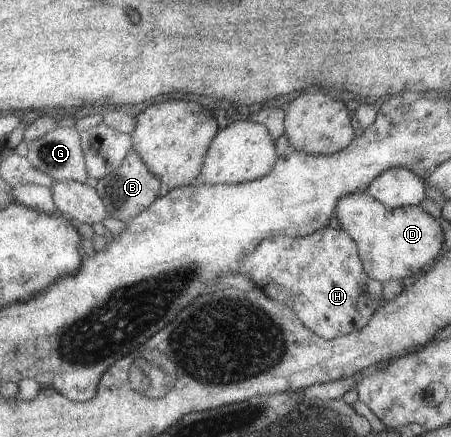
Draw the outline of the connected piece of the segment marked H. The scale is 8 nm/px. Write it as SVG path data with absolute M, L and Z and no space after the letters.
M325 227L302 237L278 235L274 238L266 238L254 250L246 252L246 256L238 262L238 270L233 274L241 275L254 288L262 290L262 294L266 297L290 308L307 330L324 340L361 330L370 320L370 316L373 316L382 295L382 284L366 275L358 255L358 246L341 227L337 230Z

